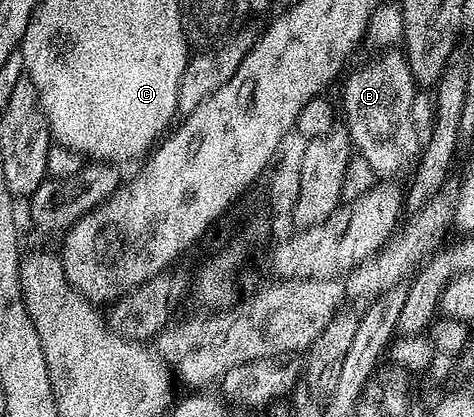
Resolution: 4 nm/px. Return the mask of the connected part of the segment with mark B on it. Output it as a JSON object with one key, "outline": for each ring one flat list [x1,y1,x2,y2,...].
{"outline":[[392,49,381,53,384,54,360,66,347,77,342,89,342,109,346,117,344,127,357,154,366,159,377,176,392,177,405,168,406,171,417,160,422,143,418,139,419,130,411,122,416,84,407,60,401,52]]}

